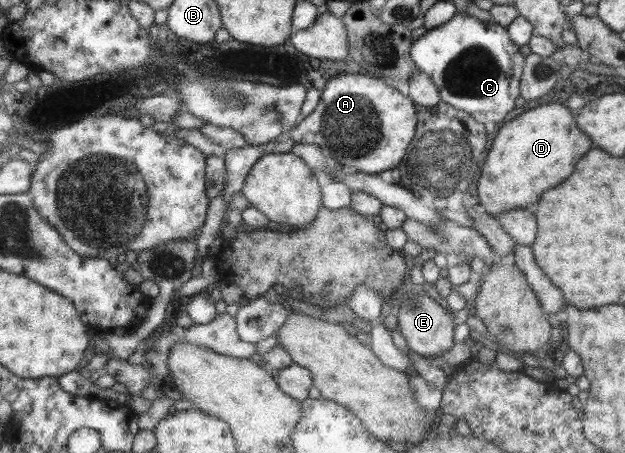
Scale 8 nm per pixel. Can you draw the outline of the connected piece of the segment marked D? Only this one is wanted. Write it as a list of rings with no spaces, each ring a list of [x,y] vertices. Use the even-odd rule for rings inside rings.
[[[559,102],[518,113],[499,128],[479,176],[479,203],[490,216],[511,208],[533,208],[535,199],[545,189],[559,185],[591,149],[591,139],[579,131],[571,110]]]

